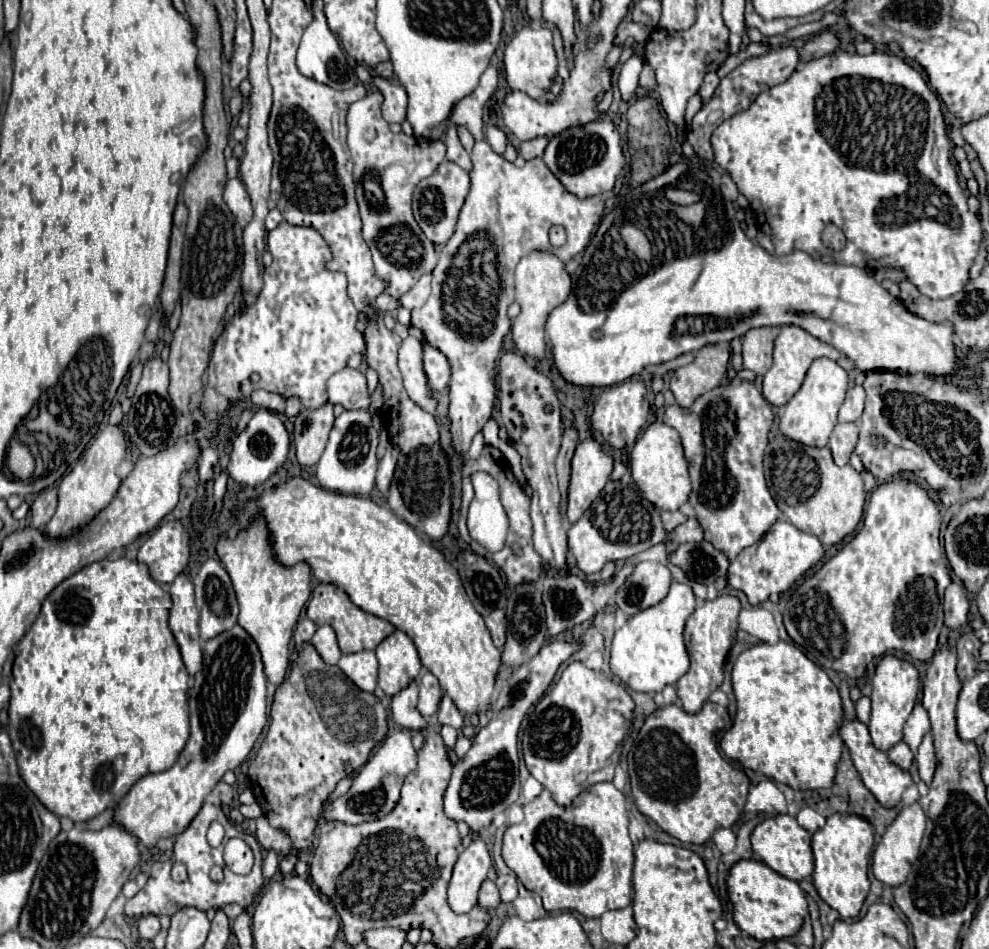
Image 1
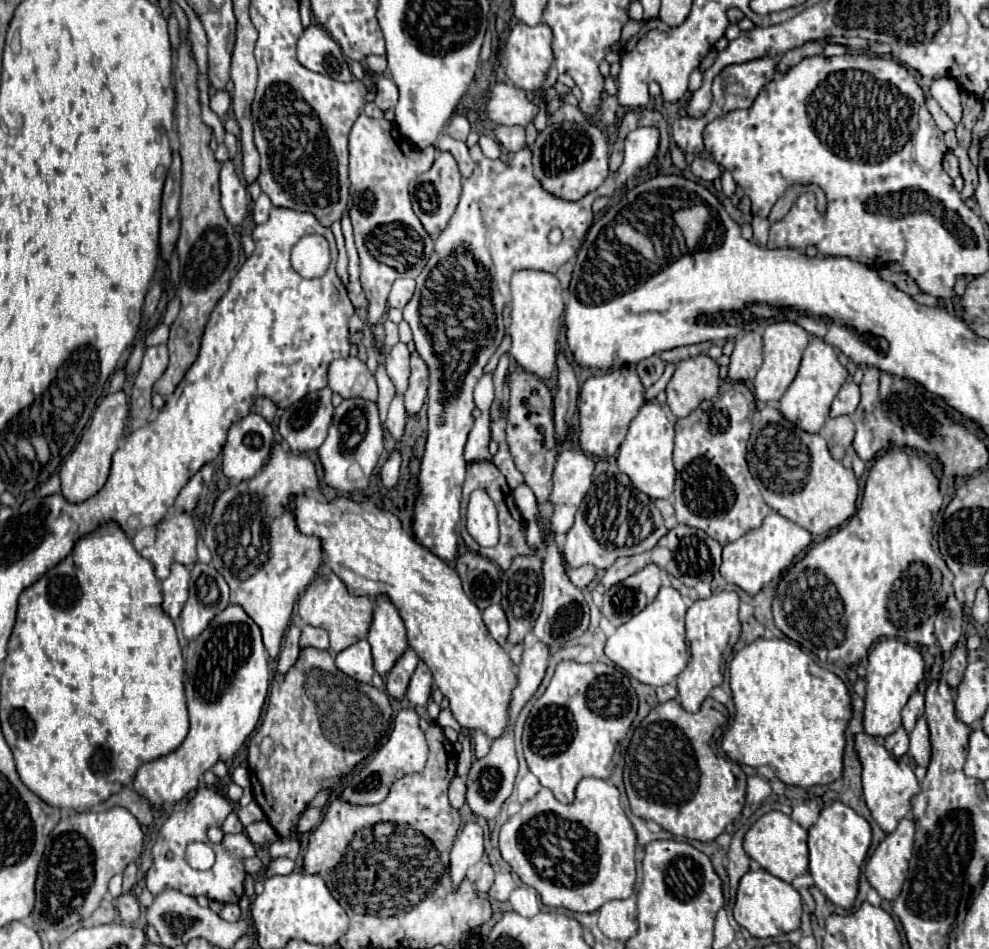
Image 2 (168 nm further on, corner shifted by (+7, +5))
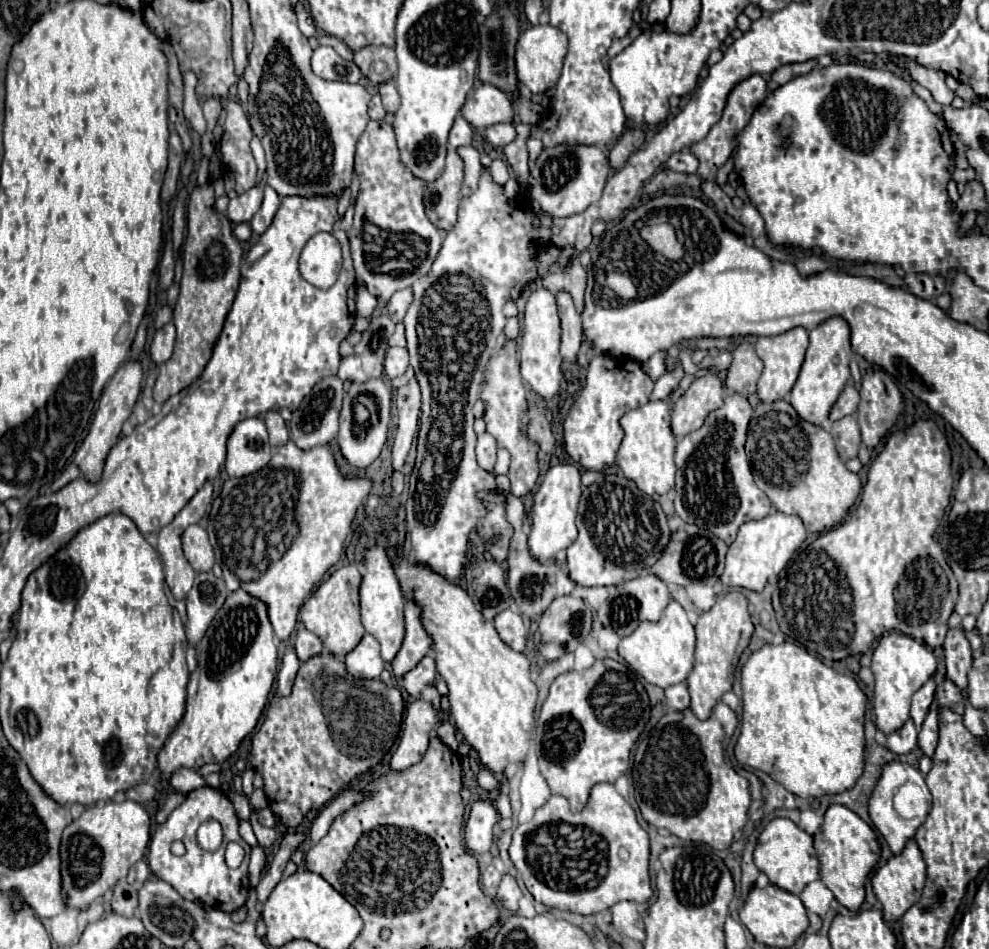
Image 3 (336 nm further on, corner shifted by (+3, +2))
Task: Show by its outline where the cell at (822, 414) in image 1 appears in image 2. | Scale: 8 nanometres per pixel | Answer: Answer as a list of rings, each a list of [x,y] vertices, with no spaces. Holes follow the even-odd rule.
[[[811,337],[809,345],[803,353],[801,367],[799,367],[795,381],[789,385],[785,395],[779,399],[781,415],[785,419],[789,419],[793,425],[801,427],[803,431],[819,433],[829,417],[829,407],[831,407],[833,399],[837,397],[837,391],[841,389],[845,379],[847,379],[847,369],[839,363],[835,349],[831,345],[827,345],[823,339]]]

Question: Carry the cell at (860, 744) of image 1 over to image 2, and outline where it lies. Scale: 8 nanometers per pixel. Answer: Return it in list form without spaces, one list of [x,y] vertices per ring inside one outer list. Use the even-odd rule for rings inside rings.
[[[857,733],[853,737],[855,741],[855,751],[859,755],[861,767],[863,767],[863,793],[867,807],[873,813],[873,819],[883,831],[893,831],[897,823],[909,815],[909,799],[919,791],[919,783],[915,779],[915,773],[911,771],[909,765],[901,763],[895,755],[889,755],[889,751],[879,743],[875,737],[867,733]]]

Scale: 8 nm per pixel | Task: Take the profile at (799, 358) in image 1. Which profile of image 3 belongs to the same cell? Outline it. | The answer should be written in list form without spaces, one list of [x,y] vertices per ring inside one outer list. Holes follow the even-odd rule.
[[[793,328],[785,334],[771,336],[771,338],[765,338],[765,336],[757,338],[755,350],[765,366],[763,374],[757,382],[757,396],[761,398],[761,402],[775,402],[775,400],[785,398],[791,392],[791,388],[799,376],[799,368],[803,364],[803,356],[805,356],[807,346],[809,346],[809,336],[807,336],[805,328]]]

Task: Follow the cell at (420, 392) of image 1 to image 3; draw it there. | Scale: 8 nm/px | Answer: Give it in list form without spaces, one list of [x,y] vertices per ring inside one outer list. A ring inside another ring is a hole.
[[[389,348],[387,350],[387,356],[385,356],[385,374],[389,378],[397,378],[401,376],[409,366],[409,354],[407,354],[407,348]]]

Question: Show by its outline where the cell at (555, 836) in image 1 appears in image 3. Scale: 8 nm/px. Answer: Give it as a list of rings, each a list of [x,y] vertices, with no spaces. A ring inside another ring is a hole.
[[[595,784],[589,804],[579,814],[569,810],[563,796],[551,796],[529,822],[517,826],[509,854],[527,890],[545,906],[579,914],[595,914],[621,900],[647,902],[653,896],[649,880],[649,836],[639,826],[635,810],[629,806],[629,802],[625,802],[623,796],[617,794],[613,784]]]

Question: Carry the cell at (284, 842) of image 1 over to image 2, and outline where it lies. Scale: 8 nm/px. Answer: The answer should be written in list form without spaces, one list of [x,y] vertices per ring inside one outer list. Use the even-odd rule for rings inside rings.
[[[251,801],[247,807],[237,807],[235,813],[237,813],[237,817],[241,819],[243,827],[247,827],[247,825],[251,825],[251,823],[263,819],[263,811],[259,809],[259,805],[257,805],[255,801]]]

